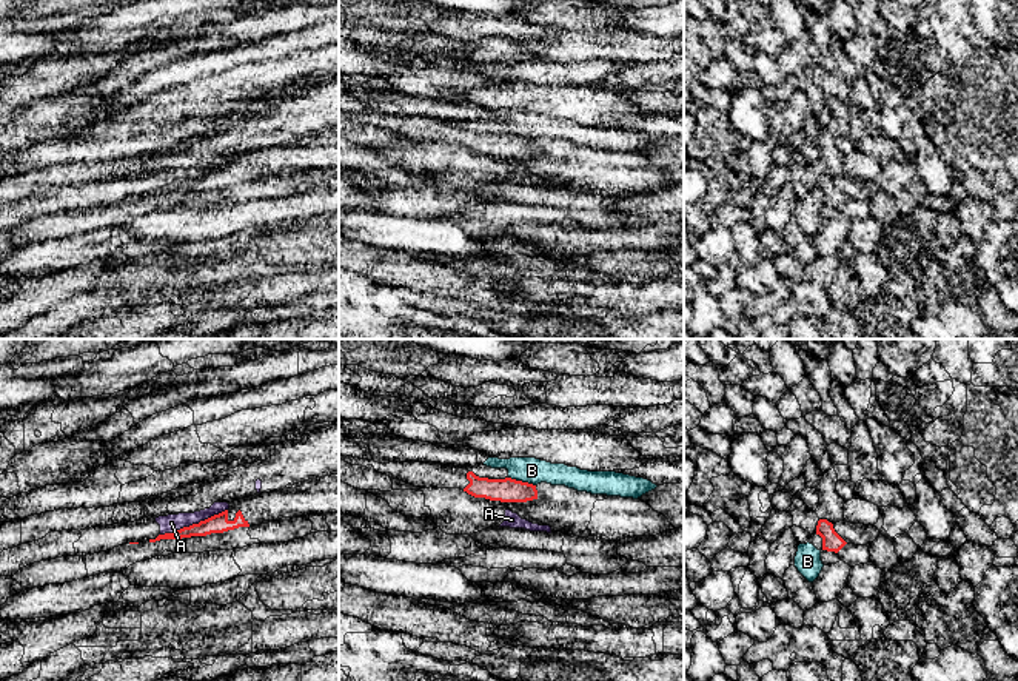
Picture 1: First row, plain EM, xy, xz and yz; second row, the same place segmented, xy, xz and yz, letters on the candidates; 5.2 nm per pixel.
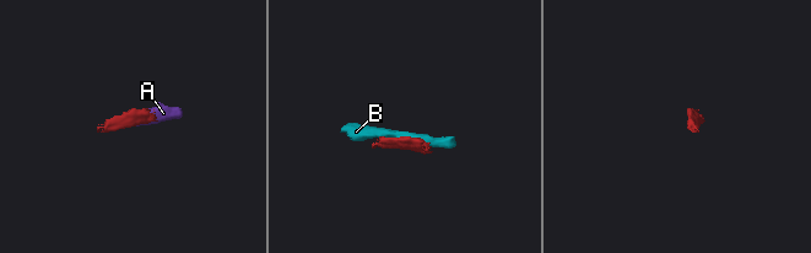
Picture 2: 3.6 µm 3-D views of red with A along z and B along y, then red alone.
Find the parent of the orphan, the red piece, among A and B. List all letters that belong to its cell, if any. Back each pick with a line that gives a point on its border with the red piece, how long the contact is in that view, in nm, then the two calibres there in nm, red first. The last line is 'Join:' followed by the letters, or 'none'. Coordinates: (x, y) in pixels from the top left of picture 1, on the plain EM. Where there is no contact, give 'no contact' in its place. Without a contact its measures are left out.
Join: none

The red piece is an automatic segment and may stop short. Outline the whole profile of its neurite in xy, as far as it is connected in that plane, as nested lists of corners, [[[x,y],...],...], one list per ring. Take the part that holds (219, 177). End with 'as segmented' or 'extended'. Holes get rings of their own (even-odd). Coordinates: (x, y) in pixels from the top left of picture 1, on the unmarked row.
[[[339,128],[331,131],[322,131],[294,139],[291,143],[283,143],[273,148],[256,148],[254,151],[243,153],[229,159],[229,163],[214,169],[199,179],[183,182],[172,188],[159,190],[149,197],[160,194],[182,194],[191,191],[206,191],[211,188],[223,188],[239,182],[260,180],[263,176],[279,176],[282,173],[306,171],[306,169],[325,169],[339,168]]]; extended

